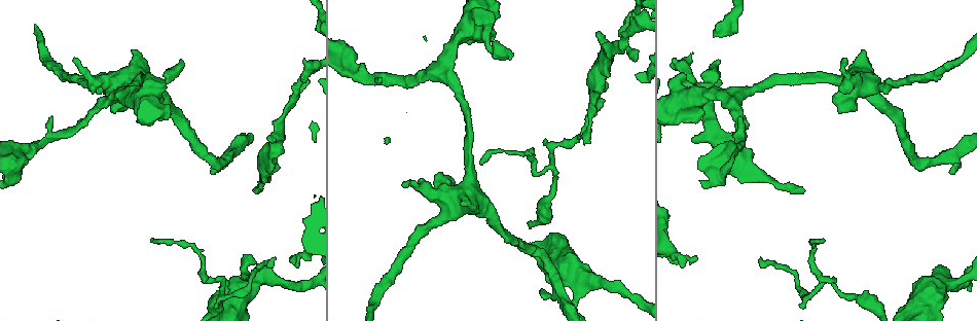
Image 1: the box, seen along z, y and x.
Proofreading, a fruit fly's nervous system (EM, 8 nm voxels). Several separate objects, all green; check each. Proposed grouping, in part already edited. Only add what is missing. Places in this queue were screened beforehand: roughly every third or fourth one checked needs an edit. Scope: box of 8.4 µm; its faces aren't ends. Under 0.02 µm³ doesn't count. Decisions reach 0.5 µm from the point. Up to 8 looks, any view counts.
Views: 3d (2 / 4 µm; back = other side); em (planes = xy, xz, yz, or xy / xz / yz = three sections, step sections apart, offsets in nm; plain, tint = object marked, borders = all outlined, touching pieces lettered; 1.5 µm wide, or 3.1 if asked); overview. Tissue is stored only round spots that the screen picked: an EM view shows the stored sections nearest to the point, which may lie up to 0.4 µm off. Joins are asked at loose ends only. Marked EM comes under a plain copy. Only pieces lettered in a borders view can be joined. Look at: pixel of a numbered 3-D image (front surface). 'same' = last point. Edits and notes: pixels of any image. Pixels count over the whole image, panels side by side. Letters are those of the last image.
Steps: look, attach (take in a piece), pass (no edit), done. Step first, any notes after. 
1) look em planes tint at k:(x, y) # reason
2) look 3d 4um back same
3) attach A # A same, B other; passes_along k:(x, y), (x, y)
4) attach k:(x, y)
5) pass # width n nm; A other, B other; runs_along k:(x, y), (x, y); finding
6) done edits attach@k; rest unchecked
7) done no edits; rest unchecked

look 3d 2um back at 1:(295, 257) # an open end

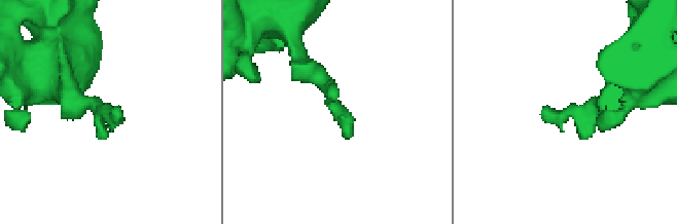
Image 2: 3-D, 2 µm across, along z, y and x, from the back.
look em xy step 4 tint at 2:(541, 110)

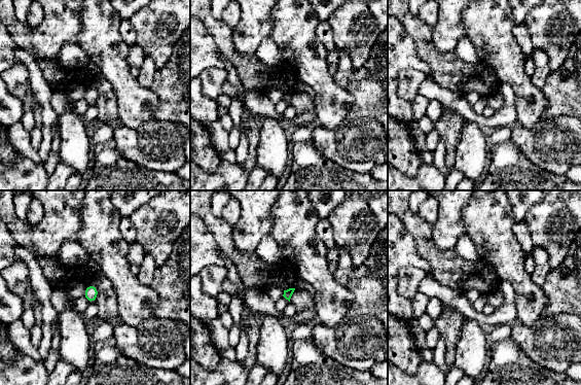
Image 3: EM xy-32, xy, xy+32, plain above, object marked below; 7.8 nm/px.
look em yz step 8 borders same # another direction

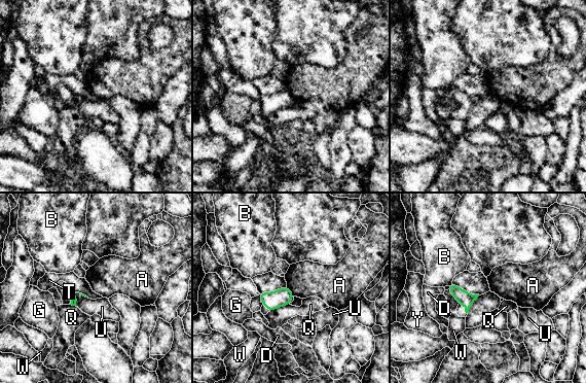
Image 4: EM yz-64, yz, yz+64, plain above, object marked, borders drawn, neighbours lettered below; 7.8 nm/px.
pass # A other, B other, D other, G other, Q other, T other, U other, W other, Y other; border 4:(286, 286), (294, 296); none of them fits

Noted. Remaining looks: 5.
look em planes tint at 1:(183, 63) # branch stops here

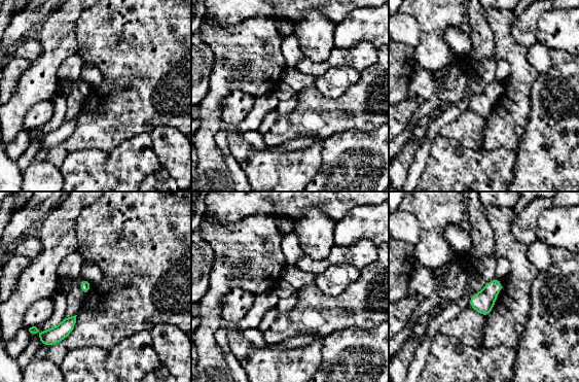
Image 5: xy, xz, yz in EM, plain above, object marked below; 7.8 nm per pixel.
look em planes borders same # see the neighbours

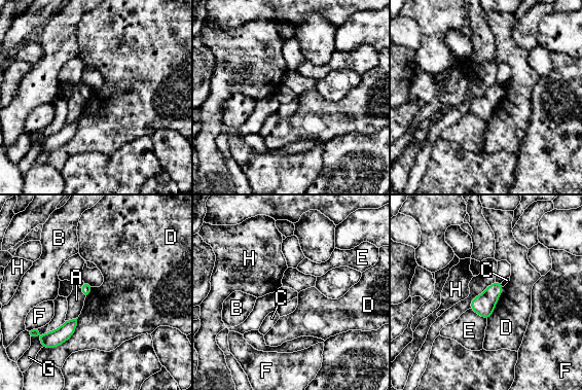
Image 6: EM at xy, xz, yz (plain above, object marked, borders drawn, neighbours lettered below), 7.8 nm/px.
pass # A other, B other, C other, D other, E other, F other, G other, H other; border 6:(78, 318), (74, 332), (49, 349); no lettered piece goes on from it

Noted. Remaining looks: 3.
look em planes borders at 1:(76, 60)

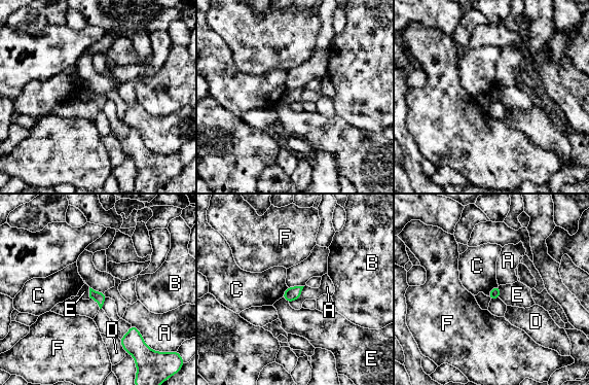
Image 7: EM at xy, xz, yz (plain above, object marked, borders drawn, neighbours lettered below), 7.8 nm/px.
pass # longest_contact A 220 nm; A other, B other, C other, D other, E other, F other; no lettered piece goes on from it

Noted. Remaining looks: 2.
done no edits; rest unchecked

